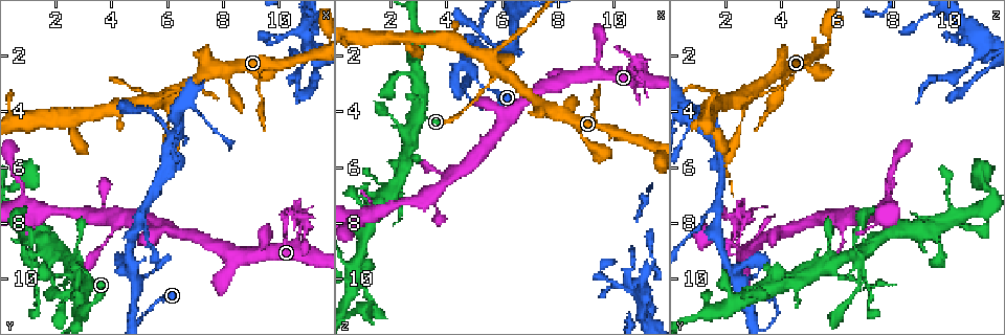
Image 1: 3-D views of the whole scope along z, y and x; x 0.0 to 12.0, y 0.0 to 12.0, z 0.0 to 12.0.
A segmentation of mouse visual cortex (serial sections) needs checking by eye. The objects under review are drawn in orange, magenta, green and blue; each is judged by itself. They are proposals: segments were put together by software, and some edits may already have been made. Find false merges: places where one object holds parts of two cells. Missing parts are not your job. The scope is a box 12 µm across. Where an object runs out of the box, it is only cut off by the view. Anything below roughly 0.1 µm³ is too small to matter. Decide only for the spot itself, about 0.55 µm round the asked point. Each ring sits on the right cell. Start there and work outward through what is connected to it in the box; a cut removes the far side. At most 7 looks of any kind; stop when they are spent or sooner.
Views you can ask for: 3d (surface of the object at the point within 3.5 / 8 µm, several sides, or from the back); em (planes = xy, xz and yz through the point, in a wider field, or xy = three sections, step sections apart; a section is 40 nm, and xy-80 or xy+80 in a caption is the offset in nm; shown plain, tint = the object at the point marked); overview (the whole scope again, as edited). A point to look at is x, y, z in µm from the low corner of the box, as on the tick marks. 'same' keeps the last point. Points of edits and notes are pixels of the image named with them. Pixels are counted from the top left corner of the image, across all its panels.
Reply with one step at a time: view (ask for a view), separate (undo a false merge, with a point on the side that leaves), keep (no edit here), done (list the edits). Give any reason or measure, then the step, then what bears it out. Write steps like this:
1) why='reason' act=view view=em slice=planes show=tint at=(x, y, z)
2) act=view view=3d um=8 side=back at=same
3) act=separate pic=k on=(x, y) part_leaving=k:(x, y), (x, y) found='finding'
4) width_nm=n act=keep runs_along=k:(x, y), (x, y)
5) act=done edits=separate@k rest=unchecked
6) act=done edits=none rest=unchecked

why='arms part here' act=view view=3d um=3.5 side=back at=(5.0, 7.6, 1.8)

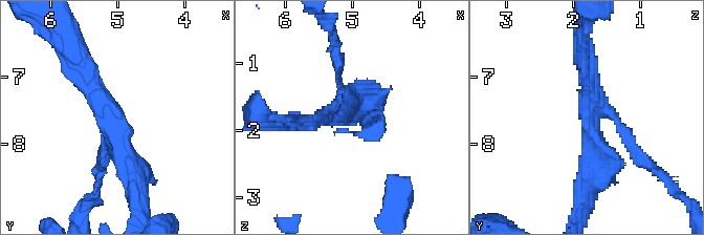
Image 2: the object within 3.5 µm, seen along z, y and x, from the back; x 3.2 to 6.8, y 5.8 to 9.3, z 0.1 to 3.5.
act=view view=em slice=xy step=2 show=tint at=(5.05, 7.50, 1.75)

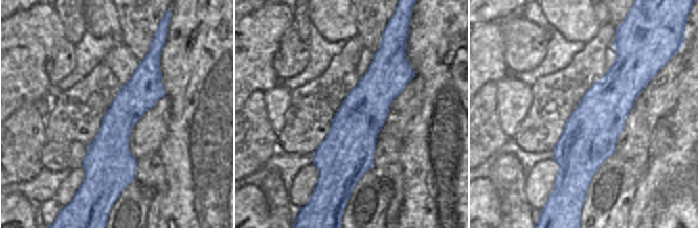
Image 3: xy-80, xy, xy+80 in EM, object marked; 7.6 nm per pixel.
arm_widths_nm=100,200,350 act=keep runs_along=2:(135, 175), (78, 50) found='all the same cell'

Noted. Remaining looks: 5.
why='thick turns thin' act=view view=3d um=8 side=back at=(5.9, 3.4, 1.8)

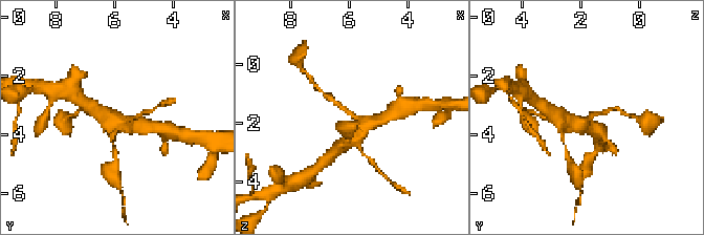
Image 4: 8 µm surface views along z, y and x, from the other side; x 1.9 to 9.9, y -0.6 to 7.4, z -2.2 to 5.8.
act=view view=em slice=xy step=3 show=tint at=(5.9, 3.5, 1.8)

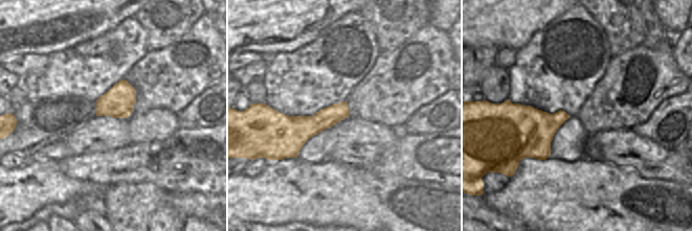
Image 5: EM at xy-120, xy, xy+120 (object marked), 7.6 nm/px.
arm_widths_nm=200,500 act=keep found='all the same cell'

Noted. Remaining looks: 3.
why='a narrow waist' act=view view=3d um=8 at=(10.9, 8.4, 2.3)

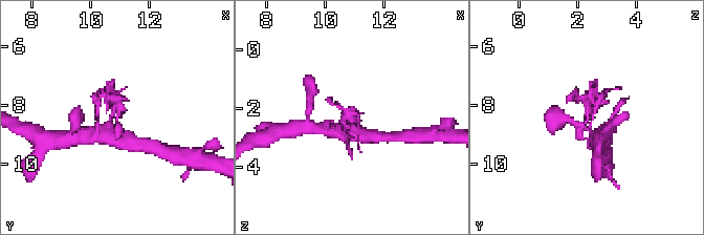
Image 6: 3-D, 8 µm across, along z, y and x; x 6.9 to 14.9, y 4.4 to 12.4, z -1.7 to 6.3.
why='zoom in' act=view view=3d um=3.5 at=(10.9, 8.5, 2.3)

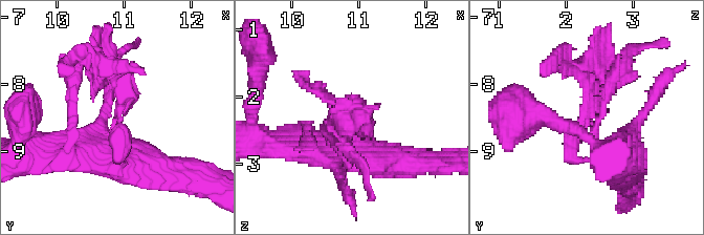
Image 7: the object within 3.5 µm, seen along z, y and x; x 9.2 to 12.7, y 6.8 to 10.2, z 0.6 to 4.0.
arm_widths_nm=150,200 act=separate pic=7 on=(366, 126) part_leaving=7:(580, 119), (587, 64), (611, 54) found='a second cell is stuck on'

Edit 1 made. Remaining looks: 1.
act=done edits=separate@7 rest=unchecked

